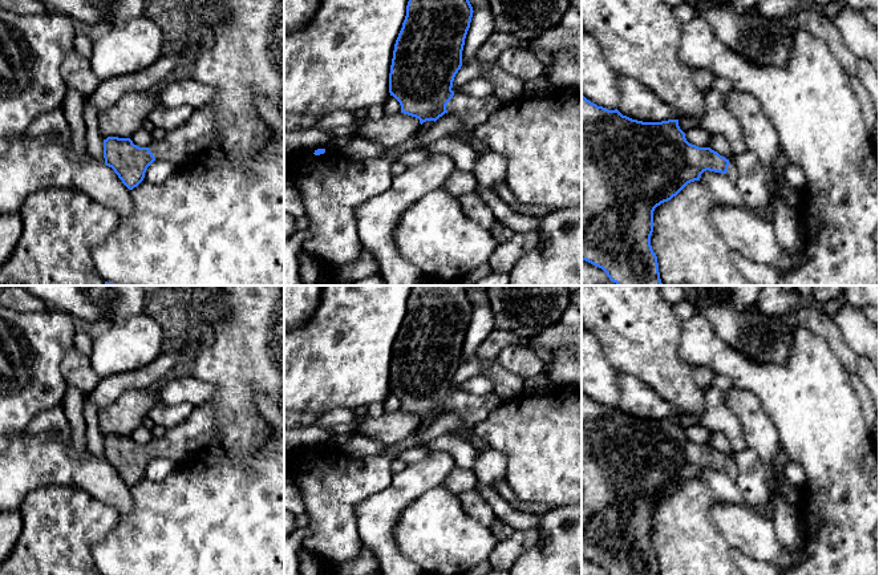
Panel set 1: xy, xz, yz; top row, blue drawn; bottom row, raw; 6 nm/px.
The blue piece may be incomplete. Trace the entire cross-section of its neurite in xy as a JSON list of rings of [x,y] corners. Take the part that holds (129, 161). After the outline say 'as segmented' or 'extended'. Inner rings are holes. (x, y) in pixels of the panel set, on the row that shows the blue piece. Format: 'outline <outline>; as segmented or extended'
outline [[[211,108],[197,109],[183,126],[167,131],[147,147],[134,145],[130,138],[108,137],[104,139],[105,165],[133,190],[143,181],[147,167],[155,159],[170,162],[177,169],[194,162],[218,137],[216,120]]]; extended

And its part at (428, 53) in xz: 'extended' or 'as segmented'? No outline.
extended

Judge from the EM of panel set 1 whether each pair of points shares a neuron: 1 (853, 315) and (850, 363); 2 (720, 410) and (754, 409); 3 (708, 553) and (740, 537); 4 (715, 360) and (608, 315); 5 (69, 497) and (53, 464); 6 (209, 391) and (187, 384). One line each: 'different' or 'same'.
1: different
2: different
3: different
4: different
5: different
6: same

